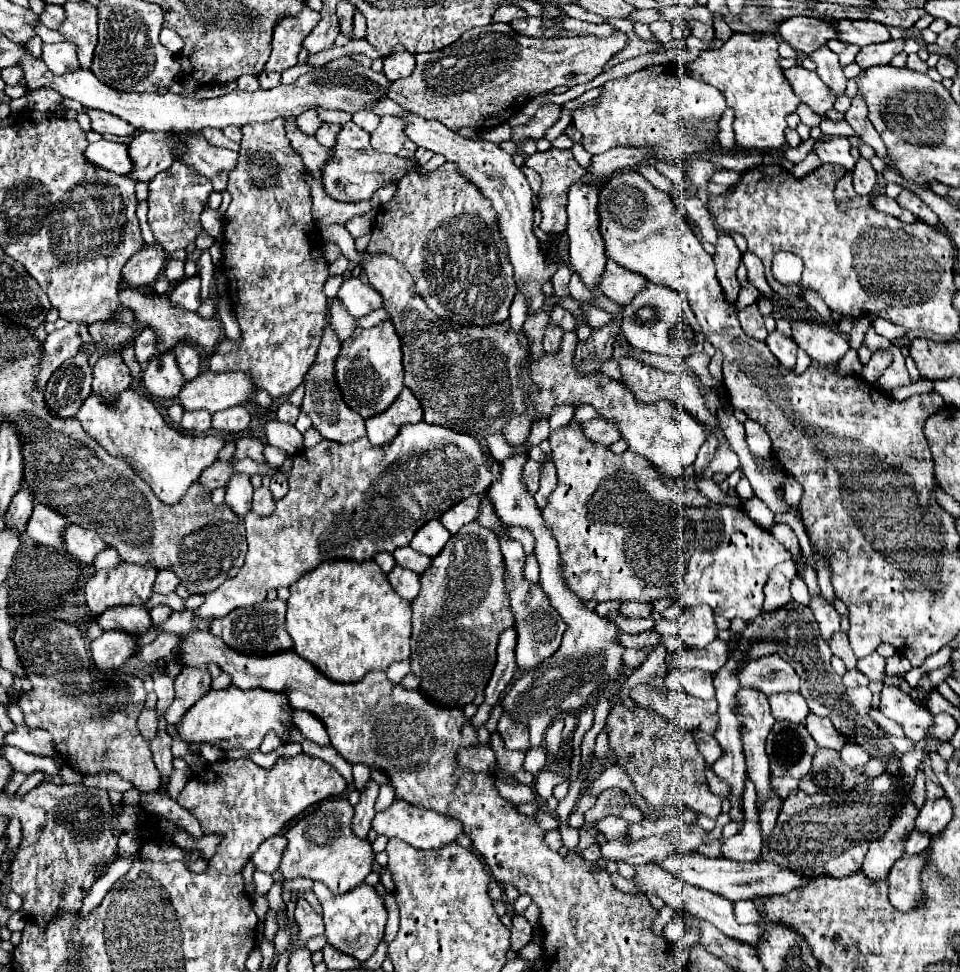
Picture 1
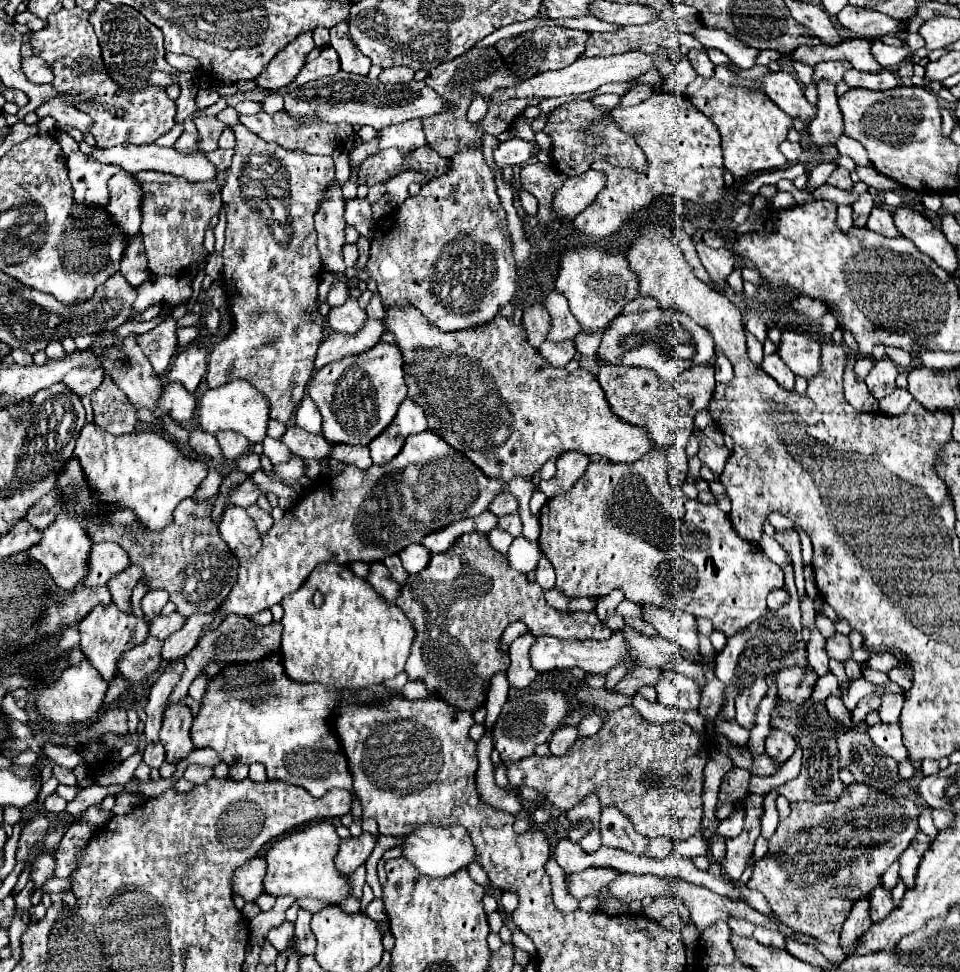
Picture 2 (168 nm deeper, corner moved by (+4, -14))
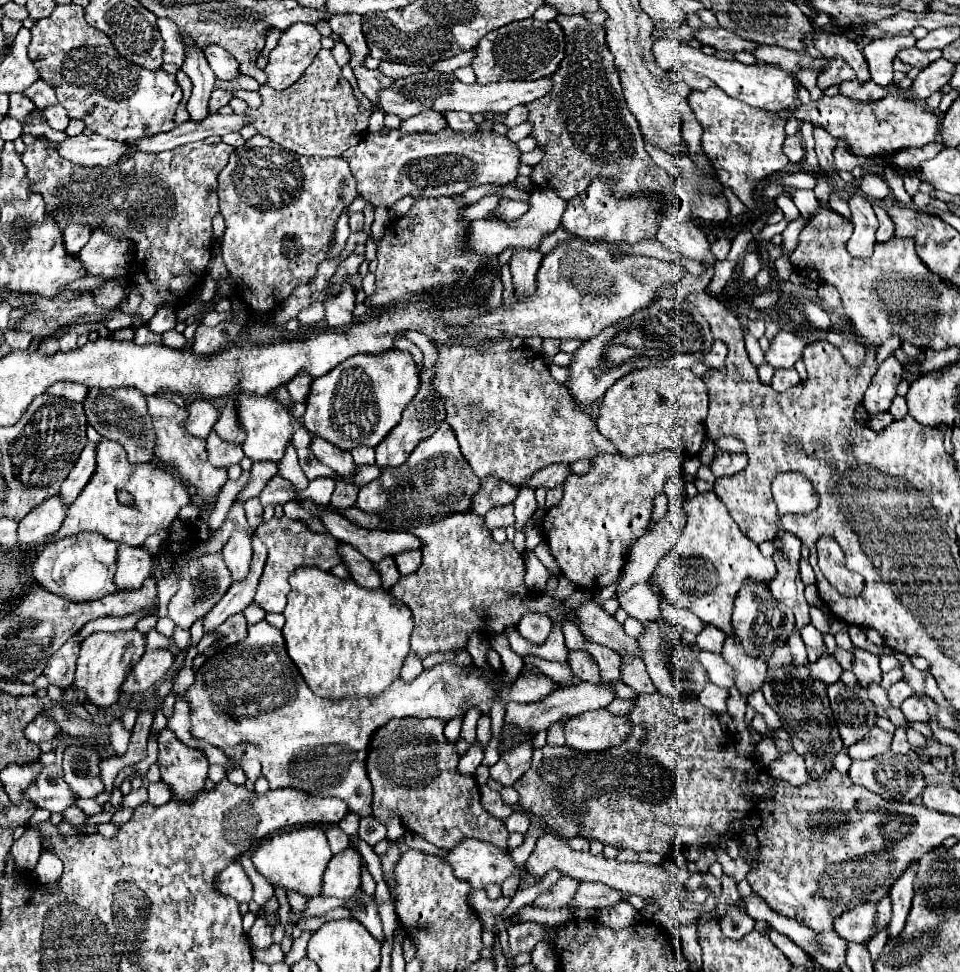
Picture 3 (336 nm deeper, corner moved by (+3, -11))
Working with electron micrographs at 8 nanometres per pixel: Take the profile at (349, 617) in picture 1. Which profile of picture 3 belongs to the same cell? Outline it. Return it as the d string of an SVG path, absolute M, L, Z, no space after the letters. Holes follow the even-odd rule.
M298 567L290 575L290 587L292 591L288 593L284 609L286 625L282 627L282 635L290 659L314 695L326 699L338 699L344 695L378 695L400 675L402 663L410 651L410 633L414 627L412 613L402 601L390 597L384 589L368 591L356 585L354 579L340 579L330 571L316 567Z

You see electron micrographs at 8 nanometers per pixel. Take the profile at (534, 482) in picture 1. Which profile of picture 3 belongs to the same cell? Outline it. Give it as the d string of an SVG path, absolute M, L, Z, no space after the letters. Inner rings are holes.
M486 477L486 481L482 481L482 489L474 497L472 511L476 515L484 515L492 507L500 507L500 505L512 503L516 499L516 495L518 495L518 489L514 485L504 483L500 479L496 479L496 477Z

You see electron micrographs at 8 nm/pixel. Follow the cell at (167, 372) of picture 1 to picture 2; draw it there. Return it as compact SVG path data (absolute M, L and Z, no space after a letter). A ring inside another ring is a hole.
M165 384L165 396L161 398L161 408L173 416L179 424L187 424L195 418L197 412L197 398L181 388L181 384L171 384L171 388Z

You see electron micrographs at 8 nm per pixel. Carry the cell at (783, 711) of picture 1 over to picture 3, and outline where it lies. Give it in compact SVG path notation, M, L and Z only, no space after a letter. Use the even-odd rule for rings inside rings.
M794 749L788 753L778 751L778 757L768 765L768 773L772 777L780 777L780 781L786 781L790 785L802 785L808 781L804 759Z

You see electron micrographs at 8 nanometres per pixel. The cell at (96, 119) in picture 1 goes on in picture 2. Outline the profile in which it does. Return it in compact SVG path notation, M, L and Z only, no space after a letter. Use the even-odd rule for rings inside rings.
M53 98L51 102L45 102L43 106L39 106L35 110L35 114L39 118L51 116L59 124L69 124L69 126L79 128L83 134L89 132L89 116L85 116L85 112L77 112L77 108L73 108L71 104L65 104L61 100L57 100L57 98Z

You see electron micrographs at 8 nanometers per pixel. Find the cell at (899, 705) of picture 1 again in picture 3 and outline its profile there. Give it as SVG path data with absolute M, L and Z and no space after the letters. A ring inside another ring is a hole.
M870 727L870 731L848 749L848 755L852 759L870 759L874 755L890 751L890 743L892 735L888 731L882 731L880 727Z

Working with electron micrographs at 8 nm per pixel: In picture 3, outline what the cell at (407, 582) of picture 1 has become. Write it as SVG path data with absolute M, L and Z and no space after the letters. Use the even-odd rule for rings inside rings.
M342 545L340 553L342 553L344 563L350 567L352 579L358 585L362 585L364 589L382 587L382 577L378 577L378 573L374 573L374 563L366 561L366 557L362 557L362 553L358 553L358 549L354 549L352 545Z

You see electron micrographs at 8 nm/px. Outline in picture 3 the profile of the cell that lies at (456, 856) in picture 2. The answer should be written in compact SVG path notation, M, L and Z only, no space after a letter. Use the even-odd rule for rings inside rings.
M462 839L456 847L446 851L442 857L458 879L470 881L476 889L488 883L502 883L506 877L516 873L516 865L508 851L500 851L496 845L478 841L478 839Z

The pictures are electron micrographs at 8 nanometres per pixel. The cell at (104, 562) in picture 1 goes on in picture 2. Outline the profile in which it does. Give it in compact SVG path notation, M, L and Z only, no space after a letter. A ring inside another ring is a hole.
M131 566L129 572L123 572L121 576L115 576L107 586L113 594L113 602L115 606L125 612L125 614L133 614L131 605L132 591L139 584L139 580L143 578L143 568L141 566Z

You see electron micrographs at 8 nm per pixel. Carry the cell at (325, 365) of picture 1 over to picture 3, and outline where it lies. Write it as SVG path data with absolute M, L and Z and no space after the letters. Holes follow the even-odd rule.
M372 447L350 449L350 455L354 457L356 465L374 465L374 449Z

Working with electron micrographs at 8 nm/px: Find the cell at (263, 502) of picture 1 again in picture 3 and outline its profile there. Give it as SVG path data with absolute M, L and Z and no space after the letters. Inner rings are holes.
M256 497L248 499L244 503L244 509L246 509L246 519L248 519L248 523L252 527L258 527L260 523L264 523L264 519L262 519L262 505L260 505L260 501Z

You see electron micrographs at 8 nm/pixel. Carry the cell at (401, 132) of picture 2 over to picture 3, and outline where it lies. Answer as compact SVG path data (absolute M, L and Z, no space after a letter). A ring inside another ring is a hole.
M422 111L406 121L402 121L402 127L400 131L402 133L432 133L432 131L440 131L446 127L446 121L444 121L444 115L436 113L436 111Z

